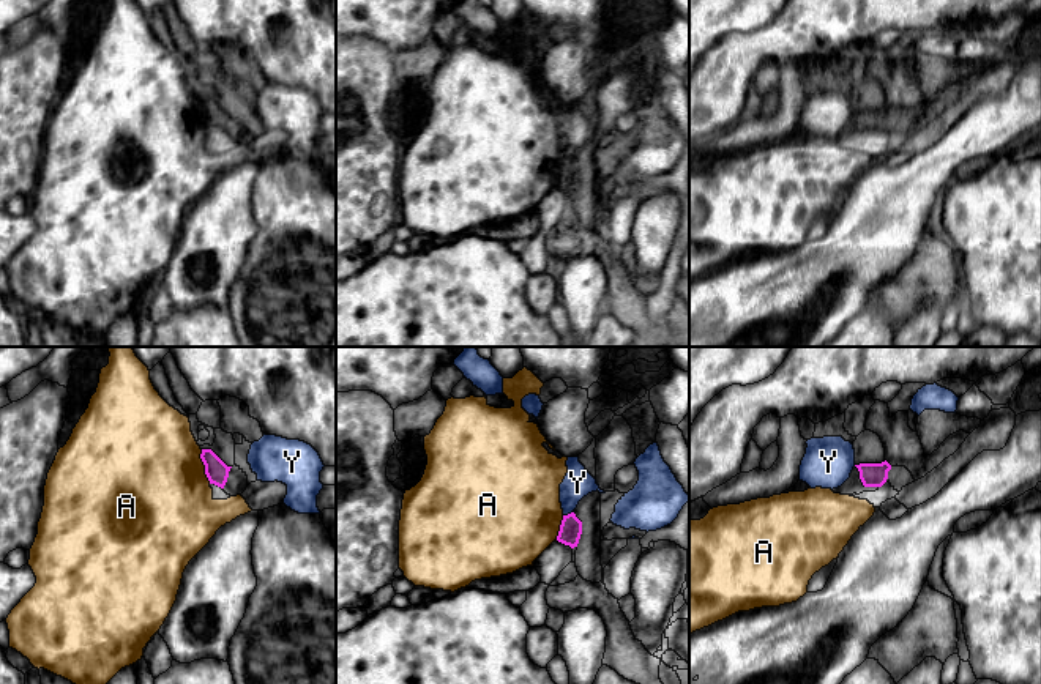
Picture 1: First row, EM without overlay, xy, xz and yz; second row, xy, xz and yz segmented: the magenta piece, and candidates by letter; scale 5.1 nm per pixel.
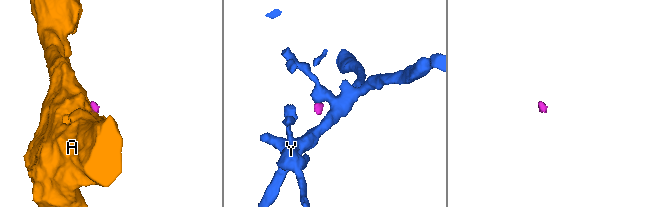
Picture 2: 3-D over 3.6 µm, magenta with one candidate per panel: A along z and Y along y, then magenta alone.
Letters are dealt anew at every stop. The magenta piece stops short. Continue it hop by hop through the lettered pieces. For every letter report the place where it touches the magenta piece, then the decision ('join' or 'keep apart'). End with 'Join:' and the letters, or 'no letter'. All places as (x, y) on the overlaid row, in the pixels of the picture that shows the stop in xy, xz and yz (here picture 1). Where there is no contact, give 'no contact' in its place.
A: meets magenta in xy at (205, 467); keep apart
Y: meets magenta in xz at (568, 514); keep apart
Join: no letter

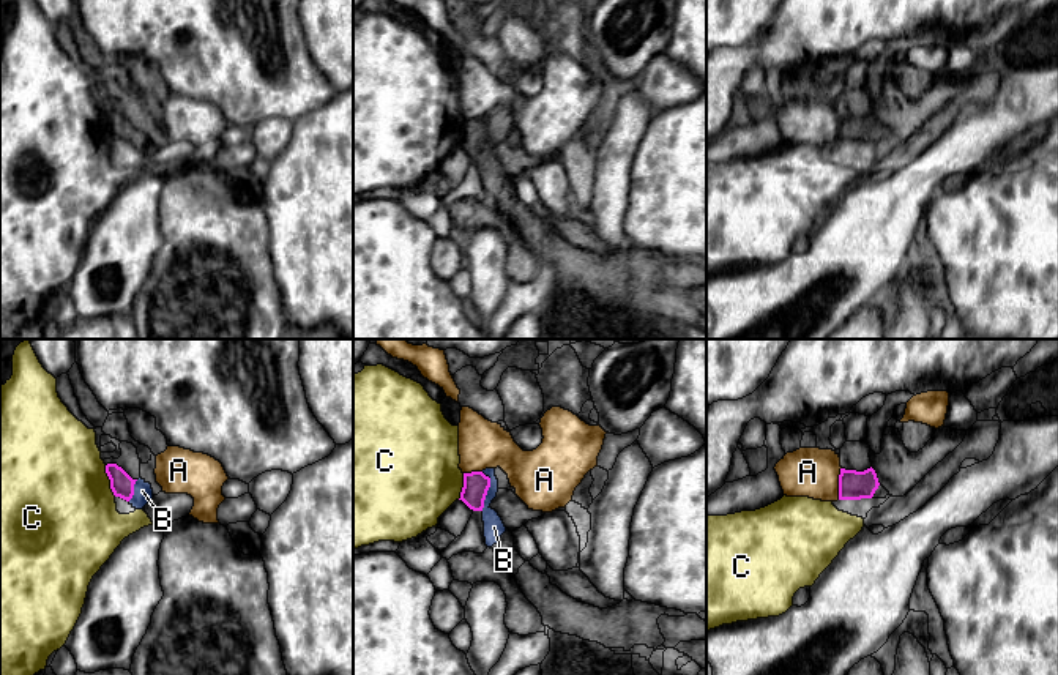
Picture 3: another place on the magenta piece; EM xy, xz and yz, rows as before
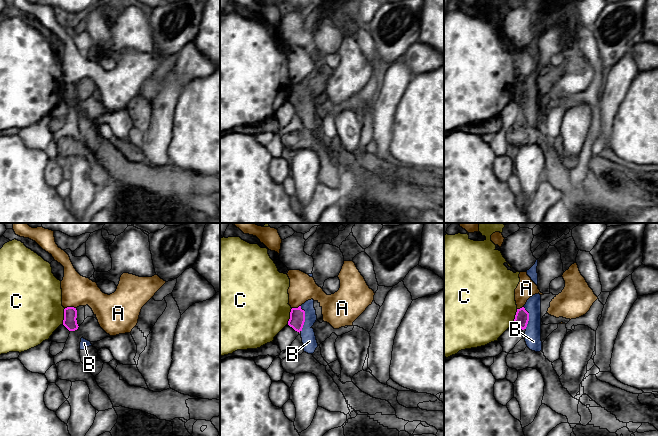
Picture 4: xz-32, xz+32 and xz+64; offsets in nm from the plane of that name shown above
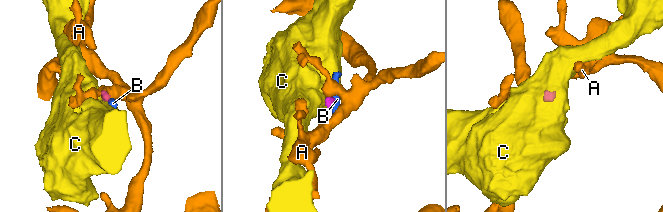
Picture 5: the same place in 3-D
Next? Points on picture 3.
A: meets magenta in yz at (839, 483); keep apart
B: meets magenta in xz at (488, 489); join
C: meets magenta in xy at (111, 481); keep apart
Join: B

